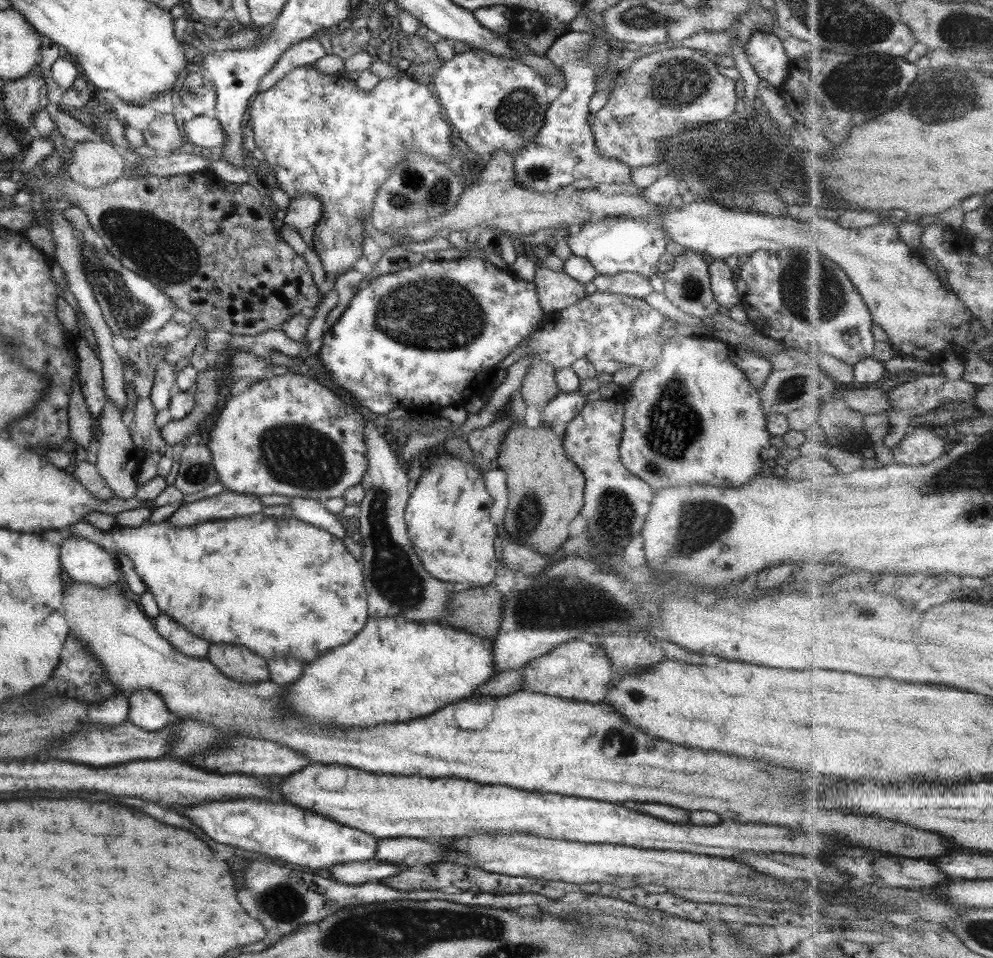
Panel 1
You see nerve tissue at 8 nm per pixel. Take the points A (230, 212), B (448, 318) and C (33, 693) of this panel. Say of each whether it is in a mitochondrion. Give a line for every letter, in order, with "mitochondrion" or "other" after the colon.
A: other
B: mitochondrion
C: other

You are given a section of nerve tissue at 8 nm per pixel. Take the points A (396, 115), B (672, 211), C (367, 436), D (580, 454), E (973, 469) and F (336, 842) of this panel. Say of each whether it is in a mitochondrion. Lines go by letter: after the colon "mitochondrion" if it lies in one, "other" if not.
A: other
B: other
C: other
D: other
E: mitochondrion
F: other

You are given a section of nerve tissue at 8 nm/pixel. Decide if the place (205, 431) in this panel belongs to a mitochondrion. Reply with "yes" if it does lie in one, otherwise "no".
no

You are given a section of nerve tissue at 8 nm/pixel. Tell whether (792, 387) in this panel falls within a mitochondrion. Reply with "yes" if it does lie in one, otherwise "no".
yes

